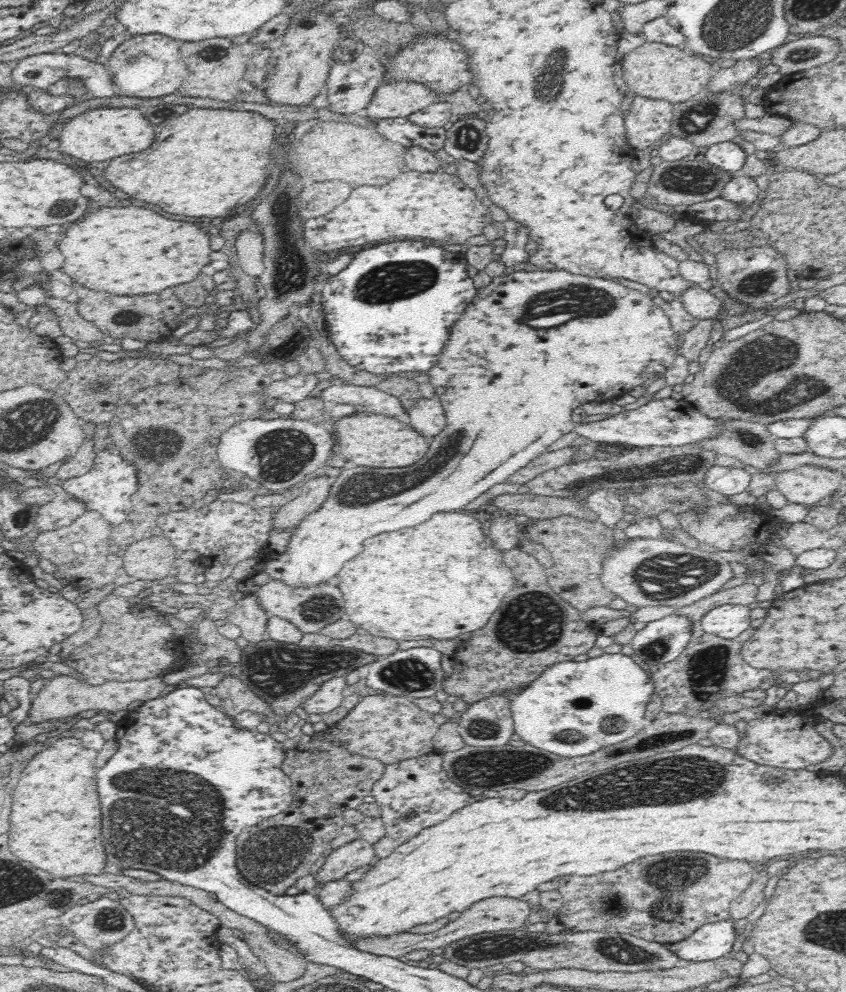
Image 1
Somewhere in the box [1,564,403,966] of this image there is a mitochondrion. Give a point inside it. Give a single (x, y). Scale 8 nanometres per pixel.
(173, 821)

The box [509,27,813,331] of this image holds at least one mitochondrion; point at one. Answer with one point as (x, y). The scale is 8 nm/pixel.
(550, 84)

